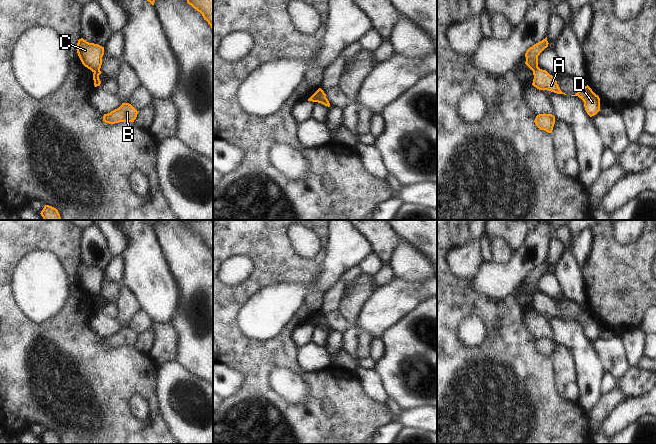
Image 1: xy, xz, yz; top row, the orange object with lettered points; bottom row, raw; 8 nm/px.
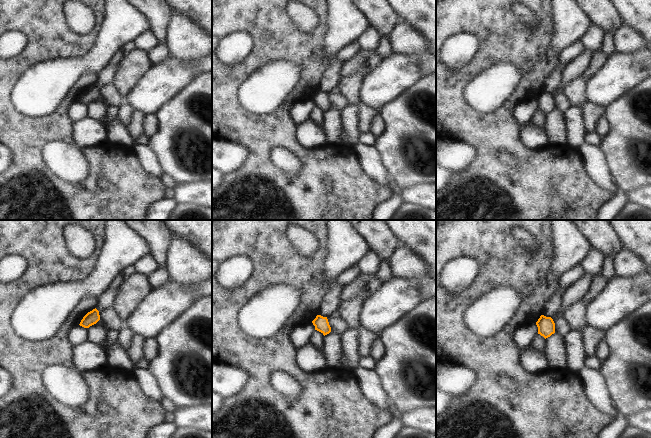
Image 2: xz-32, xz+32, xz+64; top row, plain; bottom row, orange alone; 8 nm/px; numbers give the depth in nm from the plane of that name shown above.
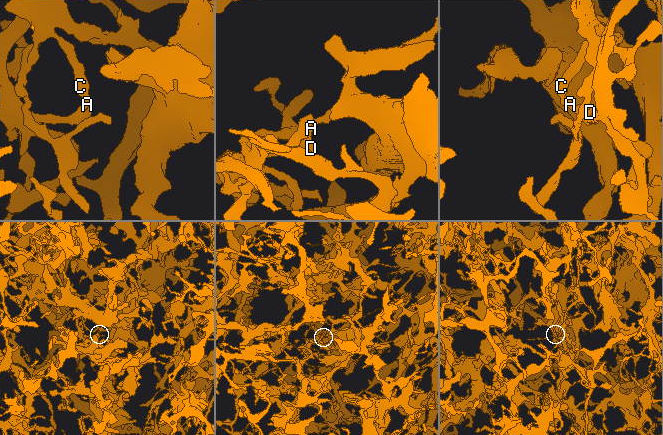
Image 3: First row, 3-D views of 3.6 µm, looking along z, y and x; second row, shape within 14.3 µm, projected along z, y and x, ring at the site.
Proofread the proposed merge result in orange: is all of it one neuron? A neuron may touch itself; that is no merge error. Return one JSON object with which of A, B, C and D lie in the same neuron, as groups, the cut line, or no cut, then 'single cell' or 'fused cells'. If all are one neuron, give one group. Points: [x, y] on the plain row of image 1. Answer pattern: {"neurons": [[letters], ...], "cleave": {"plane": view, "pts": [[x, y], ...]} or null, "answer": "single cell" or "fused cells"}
{"neurons": [["A", "D"], ["B", "C"]], "cleave": {"plane": "xz", "pts": [[323, 315], [315, 325]]}, "answer": "fused cells"}

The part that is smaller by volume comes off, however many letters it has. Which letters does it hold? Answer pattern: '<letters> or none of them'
A, D

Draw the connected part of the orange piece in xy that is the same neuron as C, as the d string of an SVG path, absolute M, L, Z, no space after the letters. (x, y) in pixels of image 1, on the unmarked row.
M83 262L78 264L76 274L82 288L92 296L100 294L102 289L102 281L104 279L104 271L89 267Z

